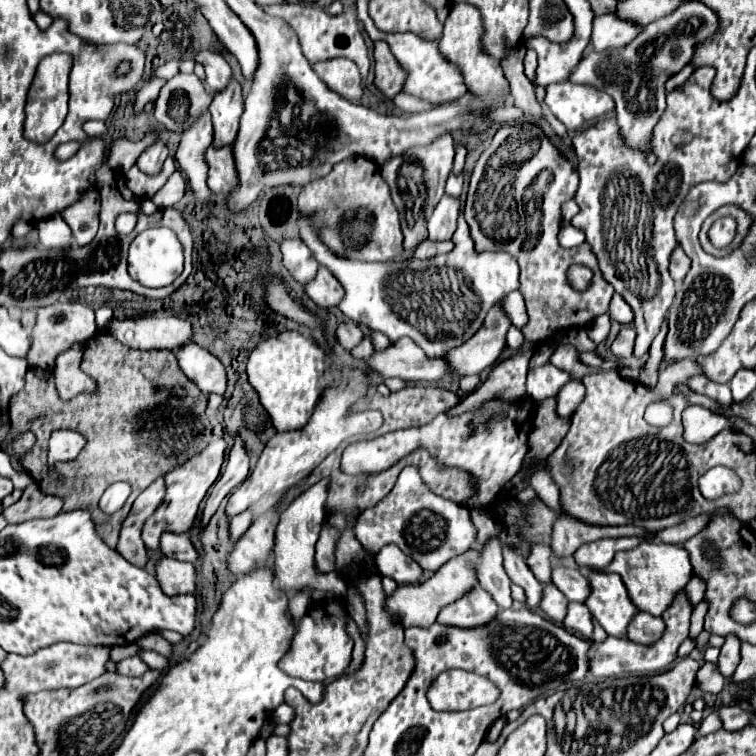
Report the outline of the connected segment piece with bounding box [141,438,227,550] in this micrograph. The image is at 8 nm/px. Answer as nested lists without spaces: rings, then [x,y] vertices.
[[[211,440],[209,446],[197,454],[197,458],[189,458],[189,462],[183,462],[181,466],[175,466],[169,474],[165,474],[165,502],[161,502],[161,506],[153,512],[153,516],[147,518],[145,526],[143,526],[143,542],[147,548],[159,548],[159,534],[163,532],[177,532],[183,534],[187,530],[191,530],[191,526],[195,524],[195,516],[199,510],[199,502],[205,498],[209,486],[217,480],[221,464],[223,464],[223,454],[225,454],[225,440]]]

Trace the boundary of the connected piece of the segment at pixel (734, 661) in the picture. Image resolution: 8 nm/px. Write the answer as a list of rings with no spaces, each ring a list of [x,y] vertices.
[[[725,638],[725,644],[721,646],[721,654],[719,654],[719,672],[721,676],[731,682],[731,674],[735,672],[737,664],[739,664],[739,638]]]

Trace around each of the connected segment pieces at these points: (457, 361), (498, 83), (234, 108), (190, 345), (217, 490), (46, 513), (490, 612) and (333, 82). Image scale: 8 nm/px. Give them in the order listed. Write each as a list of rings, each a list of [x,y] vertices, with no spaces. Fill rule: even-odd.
[[[493,306],[487,312],[483,326],[465,344],[445,354],[445,358],[449,358],[449,370],[457,374],[457,380],[469,374],[481,374],[497,362],[505,346],[505,334],[509,326],[511,322],[507,316],[499,310],[499,306]]]
[[[453,4],[449,18],[445,22],[445,28],[443,28],[441,54],[445,54],[445,58],[455,62],[463,70],[469,90],[473,90],[477,94],[493,96],[493,92],[507,88],[507,80],[503,76],[499,60],[481,48],[481,34],[483,34],[481,12],[471,4]]]
[[[235,78],[221,94],[215,94],[209,112],[215,130],[213,142],[217,142],[217,146],[233,144],[239,130],[239,118],[243,114],[243,90]]]
[[[187,342],[175,354],[185,376],[191,382],[195,382],[199,390],[215,392],[215,394],[225,392],[225,386],[227,386],[225,366],[209,350],[201,348],[195,342]]]
[[[235,436],[235,444],[231,448],[231,454],[229,454],[229,460],[227,460],[227,466],[221,474],[221,478],[213,484],[211,492],[209,492],[209,498],[205,502],[205,508],[203,508],[203,514],[201,514],[201,520],[199,520],[199,528],[201,532],[207,528],[209,520],[213,518],[213,514],[217,512],[221,500],[233,490],[237,488],[249,474],[249,458],[245,454],[245,448],[243,448],[243,440],[239,436]]]
[[[29,484],[23,490],[23,496],[9,508],[3,510],[3,516],[9,524],[19,524],[33,518],[53,518],[61,512],[61,498],[43,494],[37,484]]]
[[[479,584],[477,590],[469,590],[465,598],[459,598],[457,602],[451,602],[441,610],[437,616],[437,622],[447,626],[461,626],[461,628],[475,628],[481,624],[487,624],[497,614],[497,604],[485,592]]]
[[[331,58],[323,62],[311,64],[315,74],[339,96],[351,102],[359,102],[363,88],[361,88],[361,76],[355,62],[345,58]]]

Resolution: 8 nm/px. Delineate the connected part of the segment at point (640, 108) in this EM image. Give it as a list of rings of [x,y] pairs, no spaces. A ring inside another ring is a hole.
[[[685,2],[671,14],[643,26],[641,34],[633,42],[617,50],[591,50],[579,62],[577,72],[573,72],[569,80],[573,84],[597,86],[599,90],[607,92],[617,104],[617,124],[621,140],[625,142],[625,146],[641,150],[645,154],[645,160],[653,164],[651,134],[665,110],[663,84],[669,76],[689,64],[695,44],[715,32],[715,22],[717,16],[705,4]]]

